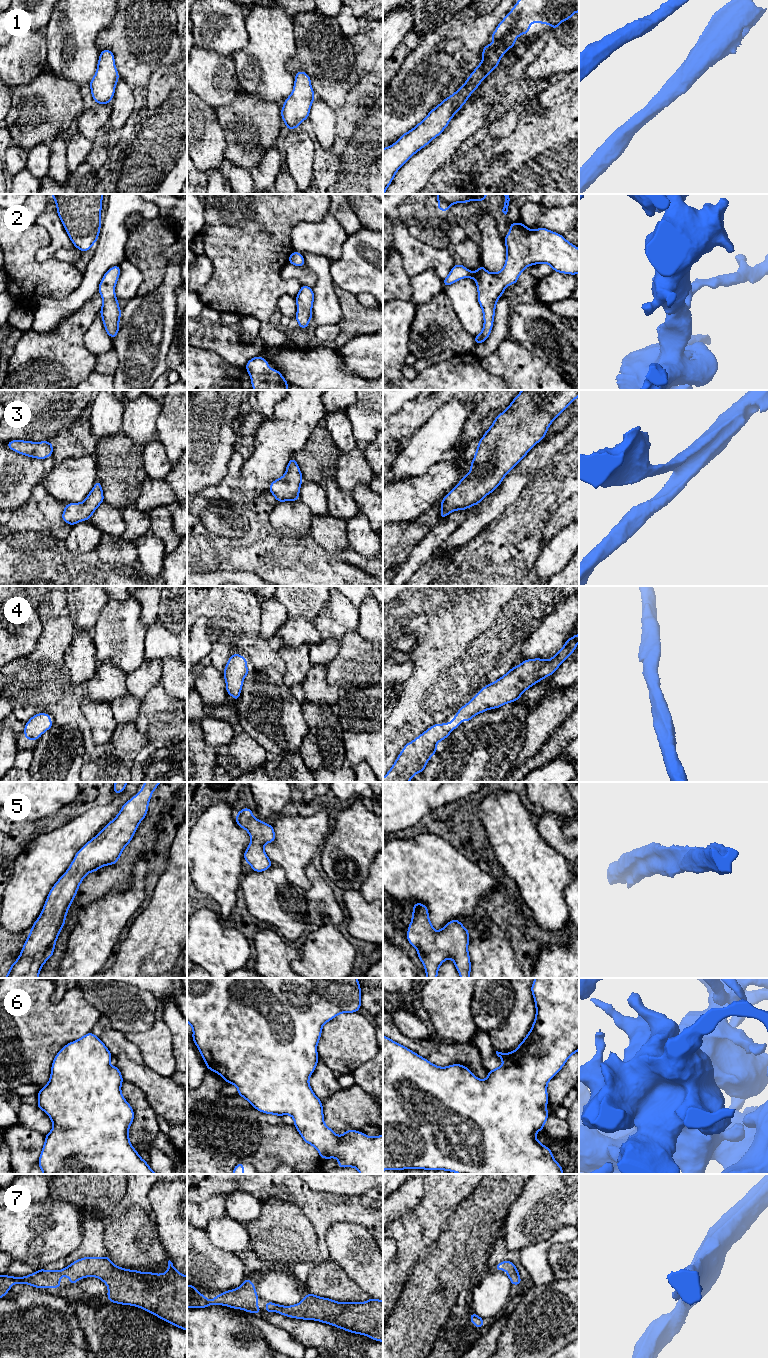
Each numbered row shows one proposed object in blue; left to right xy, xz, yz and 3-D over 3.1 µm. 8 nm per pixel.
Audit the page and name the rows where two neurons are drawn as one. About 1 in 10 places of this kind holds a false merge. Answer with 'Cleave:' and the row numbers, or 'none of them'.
Cleave: none of them

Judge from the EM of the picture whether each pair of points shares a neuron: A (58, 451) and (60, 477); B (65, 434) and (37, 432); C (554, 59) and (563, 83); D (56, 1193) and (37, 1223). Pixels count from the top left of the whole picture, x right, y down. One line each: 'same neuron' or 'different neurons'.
A: different neurons
B: different neurons
C: different neurons
D: different neurons

